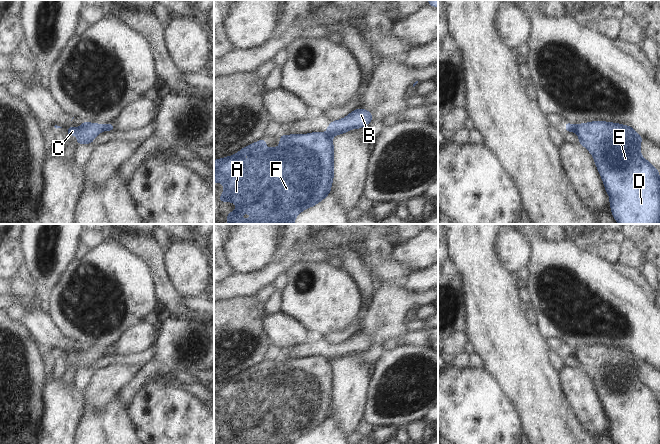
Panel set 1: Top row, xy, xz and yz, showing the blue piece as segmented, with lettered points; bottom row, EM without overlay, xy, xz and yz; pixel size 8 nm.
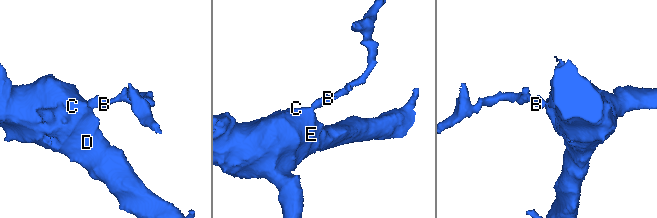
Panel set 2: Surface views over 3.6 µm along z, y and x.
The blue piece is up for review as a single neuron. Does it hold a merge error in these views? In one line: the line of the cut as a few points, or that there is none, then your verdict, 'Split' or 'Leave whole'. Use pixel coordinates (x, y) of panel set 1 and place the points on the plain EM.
Split along xz (325, 357), (331, 362). Split

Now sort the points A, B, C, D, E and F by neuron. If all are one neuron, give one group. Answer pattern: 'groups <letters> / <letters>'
groups A C D E F / B

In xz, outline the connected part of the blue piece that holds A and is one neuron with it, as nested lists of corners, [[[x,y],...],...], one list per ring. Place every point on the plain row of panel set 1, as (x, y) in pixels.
[[[311,356],[307,358],[279,359],[277,372],[266,371],[266,362],[244,370],[232,380],[214,384],[214,407],[224,409],[219,426],[236,427],[232,437],[227,436],[227,444],[242,444],[244,436],[255,440],[244,444],[295,444],[304,434],[324,424],[331,416],[334,404],[334,368],[326,357]]]

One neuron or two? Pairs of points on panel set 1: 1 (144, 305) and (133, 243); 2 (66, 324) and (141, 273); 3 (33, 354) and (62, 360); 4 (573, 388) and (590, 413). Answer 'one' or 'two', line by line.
1: two
2: one
3: two
4: one

